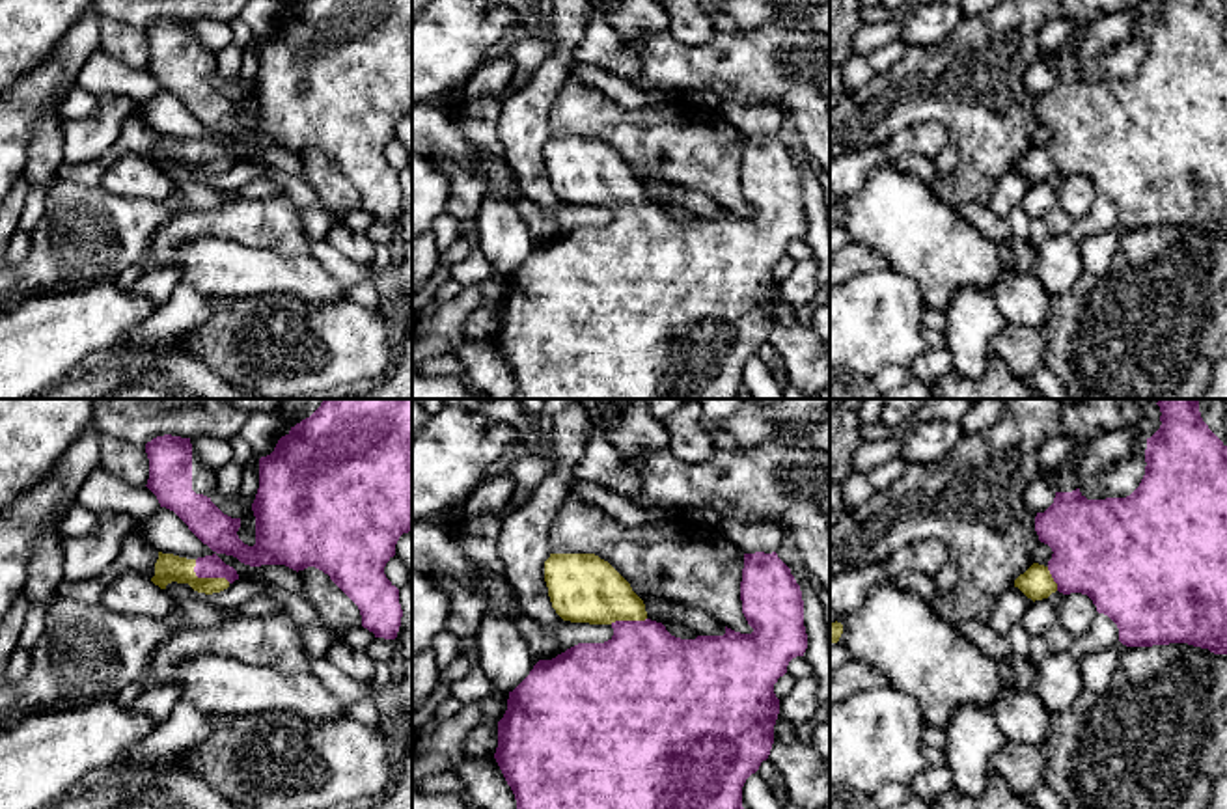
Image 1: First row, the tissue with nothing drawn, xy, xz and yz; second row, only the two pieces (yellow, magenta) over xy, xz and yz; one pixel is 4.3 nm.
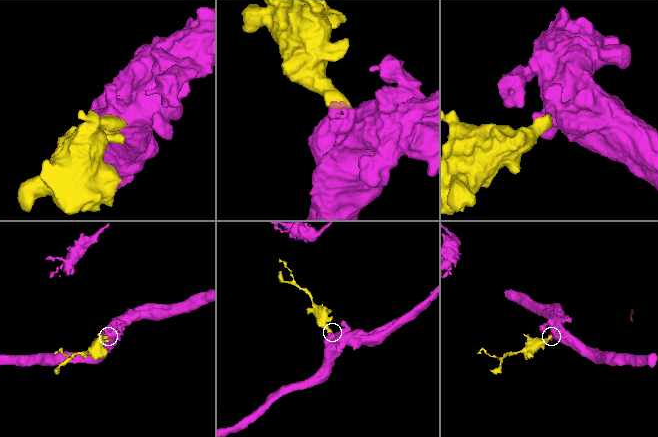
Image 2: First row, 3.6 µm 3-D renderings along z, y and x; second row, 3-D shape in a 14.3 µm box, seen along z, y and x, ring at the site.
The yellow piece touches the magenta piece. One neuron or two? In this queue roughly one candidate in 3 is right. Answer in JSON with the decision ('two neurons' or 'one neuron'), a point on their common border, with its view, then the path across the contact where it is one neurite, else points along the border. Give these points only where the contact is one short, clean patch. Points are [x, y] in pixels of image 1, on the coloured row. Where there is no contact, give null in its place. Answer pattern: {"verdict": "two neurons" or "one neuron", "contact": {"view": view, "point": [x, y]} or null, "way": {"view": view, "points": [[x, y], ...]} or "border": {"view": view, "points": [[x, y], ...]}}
{"verdict": "one neuron", "contact": {"view": "xy", "point": [206, 578]}, "way": {"view": "xy", "points": [[168, 567], [193, 571], [206, 578], [217, 552], [206, 521]]}}

